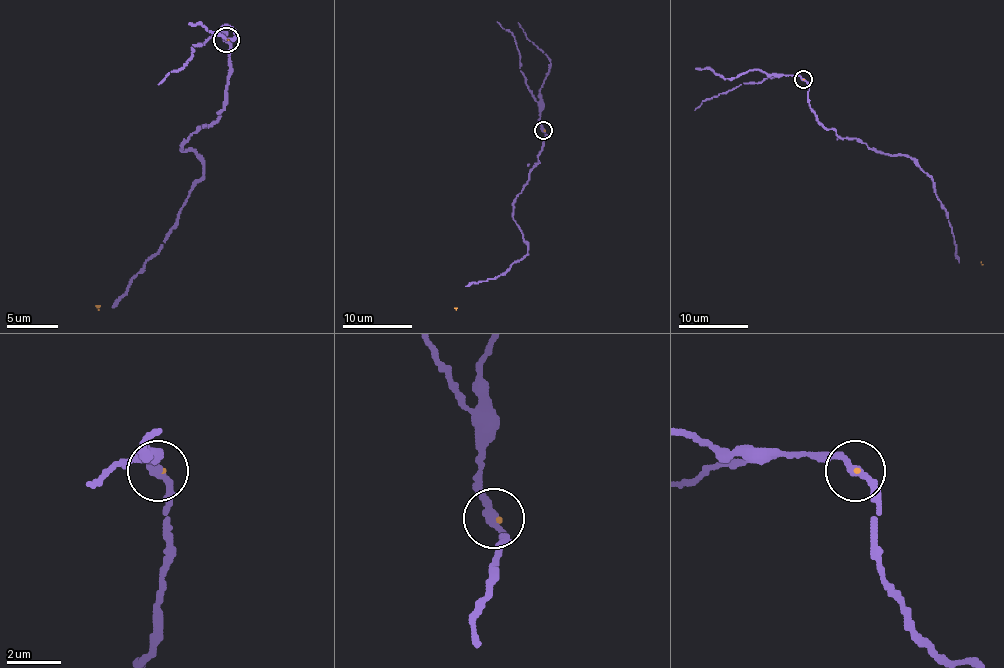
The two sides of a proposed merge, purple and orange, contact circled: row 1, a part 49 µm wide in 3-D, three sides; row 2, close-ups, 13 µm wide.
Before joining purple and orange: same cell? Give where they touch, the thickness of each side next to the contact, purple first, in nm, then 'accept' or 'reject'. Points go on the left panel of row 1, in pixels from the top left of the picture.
(226, 39) | 300/100 nm | accept

